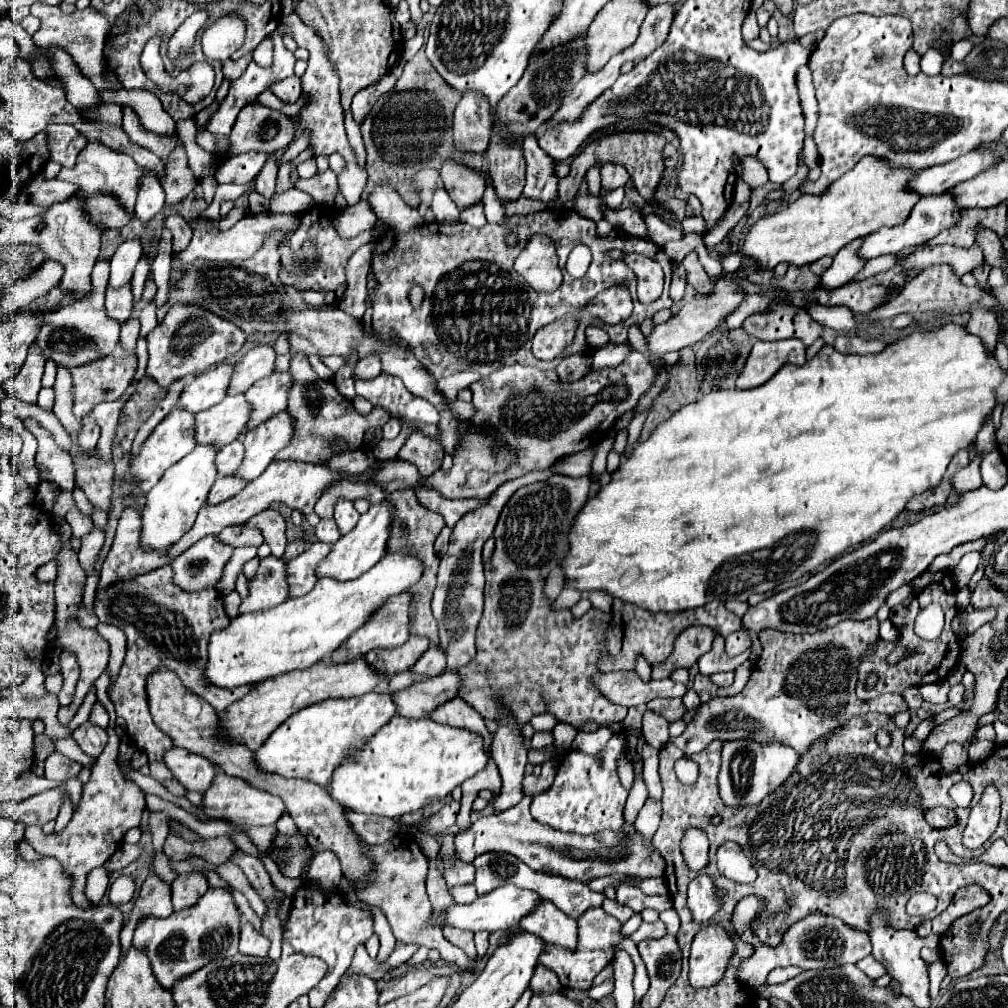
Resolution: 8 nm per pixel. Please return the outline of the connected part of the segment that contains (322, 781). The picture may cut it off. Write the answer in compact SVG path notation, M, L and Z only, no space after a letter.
M367 693L351 699L327 699L323 703L315 703L279 725L253 753L255 763L263 773L299 777L327 787L335 765L339 765L351 749L361 747L393 715L395 703L391 701L391 695L385 693Z

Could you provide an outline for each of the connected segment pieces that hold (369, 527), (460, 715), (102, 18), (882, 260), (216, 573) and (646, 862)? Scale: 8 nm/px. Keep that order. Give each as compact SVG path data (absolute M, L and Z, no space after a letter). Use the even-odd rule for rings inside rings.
M381 503L381 505L369 507L369 511L365 515L361 515L357 527L351 533L343 535L331 547L331 553L317 565L315 575L319 579L331 577L331 579L337 579L337 581L351 581L351 579L357 579L359 575L363 575L365 571L369 571L387 553L389 523L391 523L391 507L389 505Z
M459 697L449 699L447 703L443 703L439 709L435 709L431 713L431 719L437 723L443 723L443 725L449 725L449 727L473 731L473 733L483 737L483 747L487 751L491 749L493 735L487 731L483 717L471 705L467 705L463 699L459 699Z
M39 3L31 6L30 13L41 20L41 28L33 35L33 41L37 47L61 47L61 49L65 49L73 57L73 61L77 63L81 73L95 85L95 89L99 93L121 89L119 83L105 81L103 47L105 47L105 39L107 39L111 25L109 25L107 15L103 11L89 5L87 9L75 9L73 13L63 13L58 6Z
M887 255L887 257L877 257L877 259L871 259L865 263L863 271L859 271L851 281L861 281L861 279L867 279L871 277L871 271L885 271L887 267L891 267L891 263L895 263L895 257L893 255Z
M207 535L173 559L175 583L179 587L197 591L203 587L215 587L229 561L233 547L219 541L217 535Z
M523 797L521 803L507 809L507 813L503 811L489 817L481 817L467 831L457 833L455 847L459 859L471 863L481 853L503 851L519 857L535 871L561 875L565 879L575 879L581 883L589 883L591 879L603 875L615 875L615 873L625 877L637 877L637 879L663 877L665 861L661 853L653 847L651 841L645 841L641 837L641 833L633 827L633 823L623 823L619 831L603 831L587 837L575 833L563 833L537 823L529 813L531 801L533 797Z

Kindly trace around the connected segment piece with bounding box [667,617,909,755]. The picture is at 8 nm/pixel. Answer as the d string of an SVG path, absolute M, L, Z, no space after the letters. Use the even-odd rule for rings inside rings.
M877 617L843 621L831 629L803 635L763 629L757 637L763 653L743 691L703 703L687 723L687 729L679 737L669 737L667 743L691 755L703 751L715 739L779 739L801 755L815 739L835 731L851 715L869 711L893 711L897 715L909 709L901 695L881 695L871 701L859 701L855 695L859 655L879 637Z

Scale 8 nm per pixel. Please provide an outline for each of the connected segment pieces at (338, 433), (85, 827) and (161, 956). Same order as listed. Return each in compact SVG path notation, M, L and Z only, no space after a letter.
M295 353L291 357L289 373L293 377L293 385L289 389L289 407L287 413L293 417L293 437L287 447L283 447L277 459L297 459L305 463L323 463L333 455L331 441L343 439L351 449L357 449L363 443L363 435L367 429L383 427L389 421L389 411L383 407L373 407L373 411L365 417L357 413L353 401L343 397L331 381L323 381L311 369L307 355Z
M107 727L109 741L103 749L103 755L95 761L91 767L91 777L83 785L81 791L81 801L75 807L75 813L67 827L59 833L45 835L43 841L35 845L35 851L43 857L55 857L59 861L59 853L67 867L63 869L69 879L71 879L71 899L77 907L91 907L91 901L85 897L85 881L91 869L101 867L105 861L111 859L111 855L121 847L123 835L131 829L137 827L141 821L141 815L145 811L145 793L133 783L127 781L119 767L117 767L117 757L119 757L119 737L115 733L115 727Z
M209 889L207 895L203 895L203 901L187 911L173 913L167 919L143 919L135 929L133 945L147 951L157 981L165 989L171 989L177 979L191 975L211 961L227 959L237 953L239 919L241 913L233 903L231 893L225 889Z

